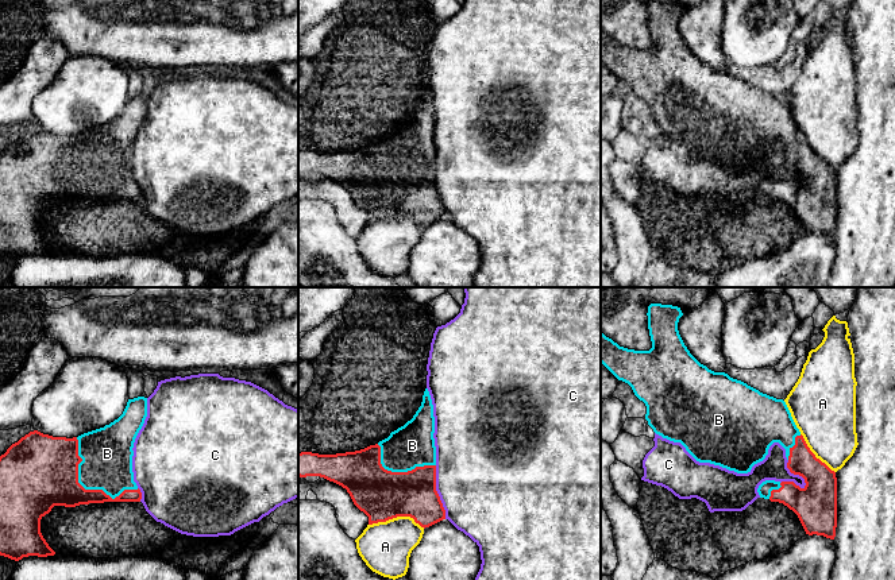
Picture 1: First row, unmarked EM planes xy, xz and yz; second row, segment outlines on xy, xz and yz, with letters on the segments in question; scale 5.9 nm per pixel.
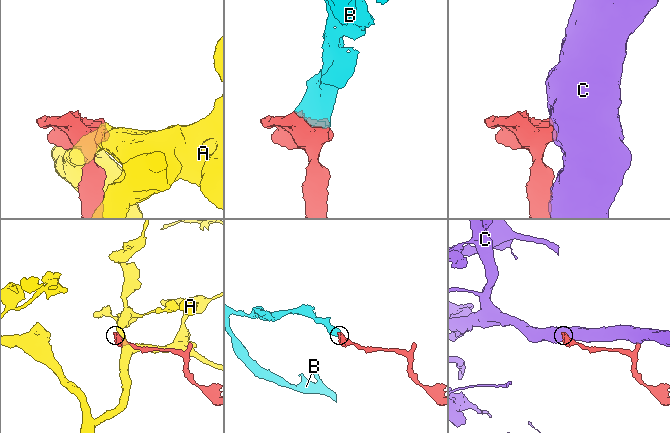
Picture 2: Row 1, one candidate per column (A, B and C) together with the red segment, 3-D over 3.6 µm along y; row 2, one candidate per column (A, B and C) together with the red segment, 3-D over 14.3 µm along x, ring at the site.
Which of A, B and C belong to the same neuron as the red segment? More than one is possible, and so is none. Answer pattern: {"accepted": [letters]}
{"accepted": ["B"]}

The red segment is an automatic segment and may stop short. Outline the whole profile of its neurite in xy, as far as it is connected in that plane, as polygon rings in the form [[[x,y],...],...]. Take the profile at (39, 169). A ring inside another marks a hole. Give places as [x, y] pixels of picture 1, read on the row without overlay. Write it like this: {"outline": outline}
{"outline": [[[138,94],[128,97],[123,112],[104,125],[73,136],[53,135],[34,128],[12,142],[0,154],[0,254],[15,259],[28,254],[54,254],[55,250],[40,231],[40,217],[54,204],[76,205],[104,200],[140,200],[142,190],[134,179],[132,146],[146,115],[147,96]]]}

